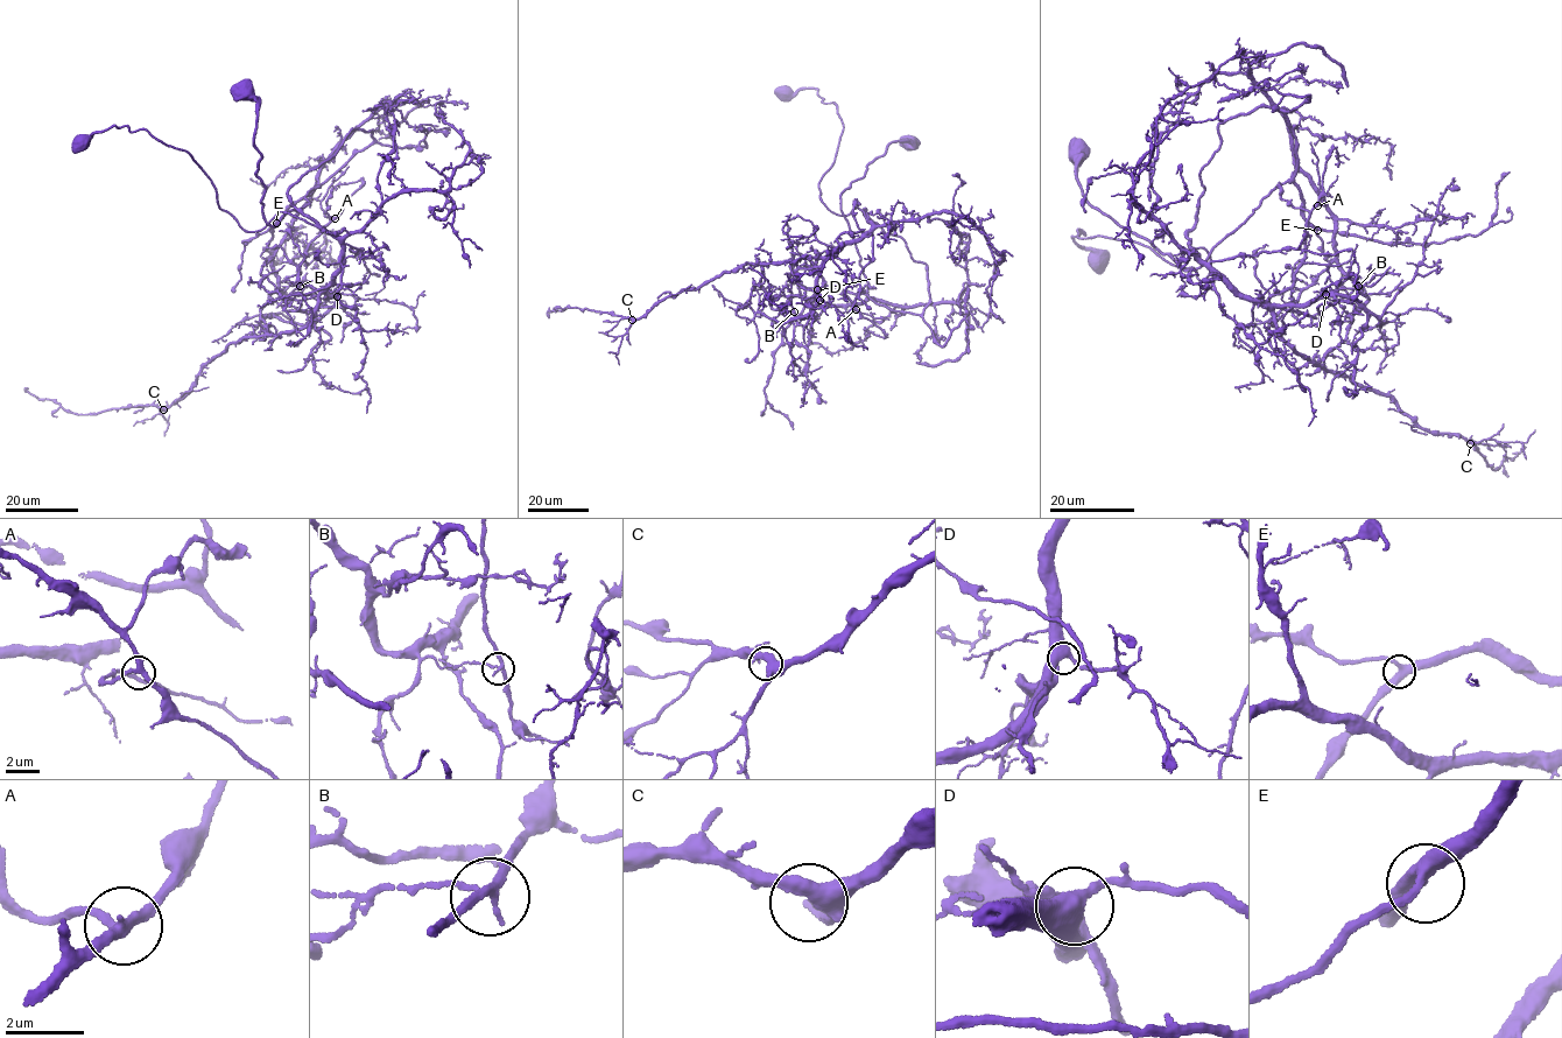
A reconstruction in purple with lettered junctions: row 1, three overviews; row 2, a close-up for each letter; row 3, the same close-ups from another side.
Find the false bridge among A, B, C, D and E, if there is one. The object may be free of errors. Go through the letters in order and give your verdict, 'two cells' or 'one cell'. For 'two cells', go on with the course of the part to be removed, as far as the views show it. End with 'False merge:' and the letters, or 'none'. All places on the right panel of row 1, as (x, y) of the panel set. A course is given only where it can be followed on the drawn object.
A: one cell
B: two cells | (1359, 286), (1287, 124), (1244, 74), (1211, 75), (1152, 163), (1091, 179), (1085, 210)
C: one cell
D: one cell
E: one cell
False merge: B

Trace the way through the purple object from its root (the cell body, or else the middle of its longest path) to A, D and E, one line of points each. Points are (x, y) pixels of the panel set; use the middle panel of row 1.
A: (783, 92), (815, 89), (843, 124), (821, 201), (858, 208), (872, 228), (816, 252), (814, 269), (856, 309)
D: (783, 92), (813, 88), (836, 105), (843, 130), (821, 201), (872, 226), (822, 266), (820, 300)
E: (783, 92), (835, 103), (821, 201), (902, 238), (929, 304), (817, 289)

